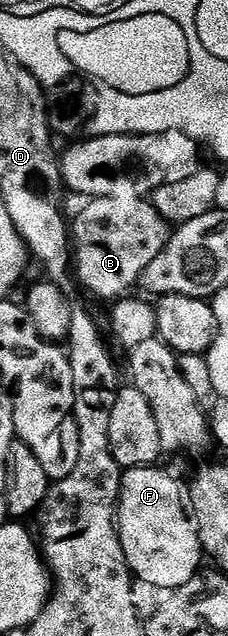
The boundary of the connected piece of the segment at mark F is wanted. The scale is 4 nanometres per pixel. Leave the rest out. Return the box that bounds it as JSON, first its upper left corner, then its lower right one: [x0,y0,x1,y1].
[117,466,205,589]

